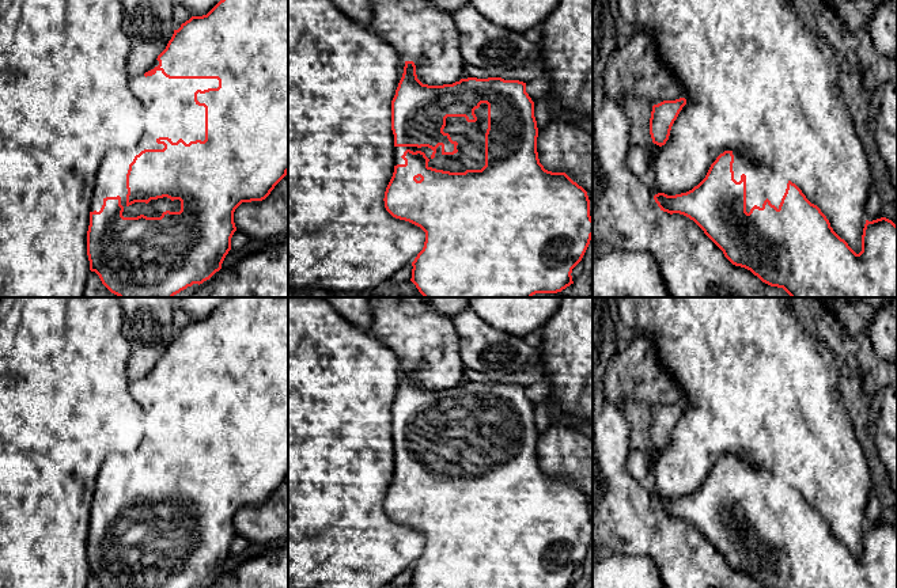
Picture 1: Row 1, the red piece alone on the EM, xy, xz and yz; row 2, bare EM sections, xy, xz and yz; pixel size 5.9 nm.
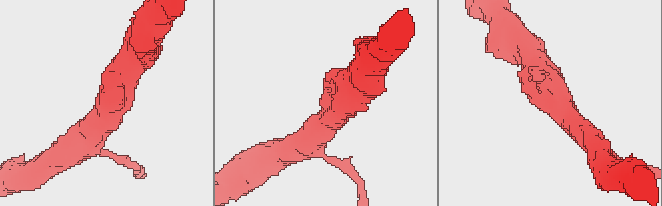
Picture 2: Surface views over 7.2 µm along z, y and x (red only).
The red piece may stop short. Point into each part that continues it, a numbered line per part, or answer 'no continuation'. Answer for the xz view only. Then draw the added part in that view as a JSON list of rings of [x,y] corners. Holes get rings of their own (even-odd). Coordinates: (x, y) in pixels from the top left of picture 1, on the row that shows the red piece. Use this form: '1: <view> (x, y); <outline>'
1: xz (470, 136); [[[481,103],[474,110],[476,122],[468,122],[465,117],[447,117],[444,133],[448,133],[453,141],[457,141],[458,152],[443,155],[442,145],[436,148],[432,159],[432,149],[428,147],[394,147],[394,166],[405,164],[401,158],[406,149],[413,152],[421,151],[429,159],[428,167],[450,171],[465,172],[466,170],[481,170],[485,166],[485,133],[488,129],[488,105]]]

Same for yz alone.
1: yz (763, 182); [[[733,151],[733,155],[734,179],[739,182],[741,175],[746,175],[746,212],[749,213],[754,205],[762,208],[767,198],[779,209],[787,189],[787,177],[761,160],[752,160],[748,155],[737,151]]]

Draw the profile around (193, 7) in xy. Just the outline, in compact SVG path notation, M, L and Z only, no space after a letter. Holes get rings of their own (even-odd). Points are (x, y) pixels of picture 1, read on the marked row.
M177 0L190 16L207 15L220 0Z

